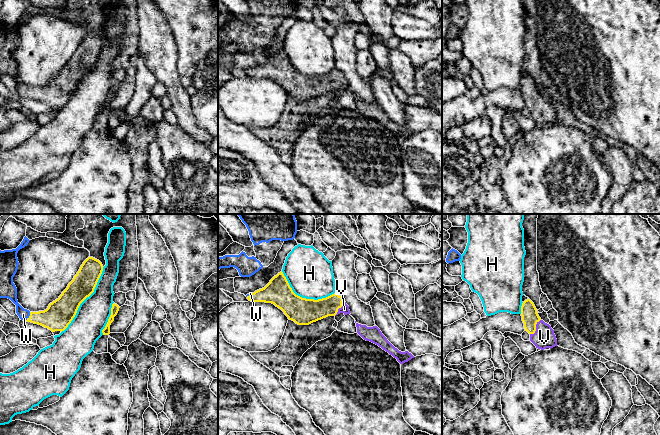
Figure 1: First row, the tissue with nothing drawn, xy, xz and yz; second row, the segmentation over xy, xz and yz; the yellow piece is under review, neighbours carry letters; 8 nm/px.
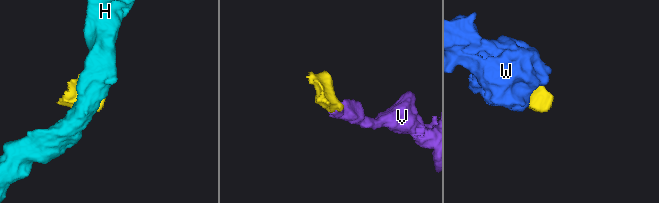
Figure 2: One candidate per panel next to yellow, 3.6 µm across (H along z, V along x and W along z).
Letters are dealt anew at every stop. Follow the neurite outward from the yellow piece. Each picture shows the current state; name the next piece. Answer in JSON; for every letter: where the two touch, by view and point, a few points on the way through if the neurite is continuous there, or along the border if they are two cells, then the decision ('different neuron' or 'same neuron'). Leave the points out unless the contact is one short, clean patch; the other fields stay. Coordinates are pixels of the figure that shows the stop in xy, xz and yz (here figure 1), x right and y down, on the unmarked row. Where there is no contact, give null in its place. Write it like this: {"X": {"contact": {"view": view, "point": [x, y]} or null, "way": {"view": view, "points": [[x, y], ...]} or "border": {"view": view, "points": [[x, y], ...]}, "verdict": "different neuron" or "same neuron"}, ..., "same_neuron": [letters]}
{"H": {"contact": {"view": "xy", "point": [84, 75]}, "verdict": "different neuron"}, "V": {"contact": {"view": "yz", "point": [535, 104]}, "way": {"view": "yz", "points": [[530, 93], [535, 104], [544, 113]]}, "verdict": "same neuron"}, "W": {"contact": {"view": "xy", "point": [29, 92]}, "verdict": "same neuron"}, "same_neuron": ["V", "W"]}

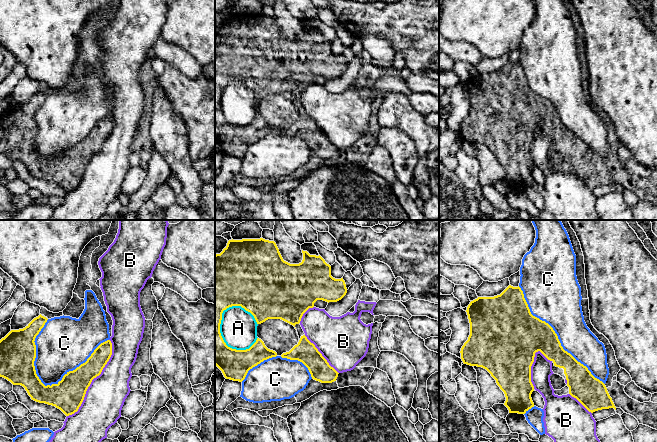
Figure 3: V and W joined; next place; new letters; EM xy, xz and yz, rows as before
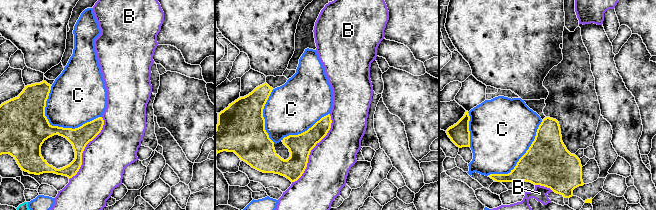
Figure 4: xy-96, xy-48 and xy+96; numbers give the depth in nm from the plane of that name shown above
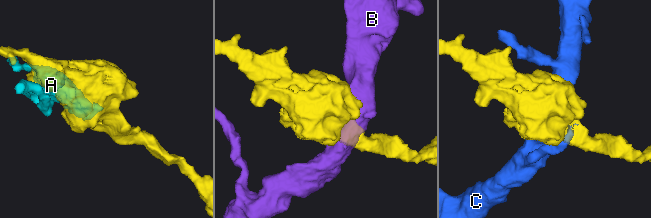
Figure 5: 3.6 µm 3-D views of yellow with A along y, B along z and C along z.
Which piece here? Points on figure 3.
{"A": {"contact": {"view": "xz", "point": [221, 112]}, "verdict": "different neuron"}, "B": {"contact": {"view": "xy", "point": [93, 154]}, "verdict": "different neuron"}, "C": {"contact": {"view": "xy", "point": [71, 147]}, "verdict": "different neuron"}, "same_neuron": []}

